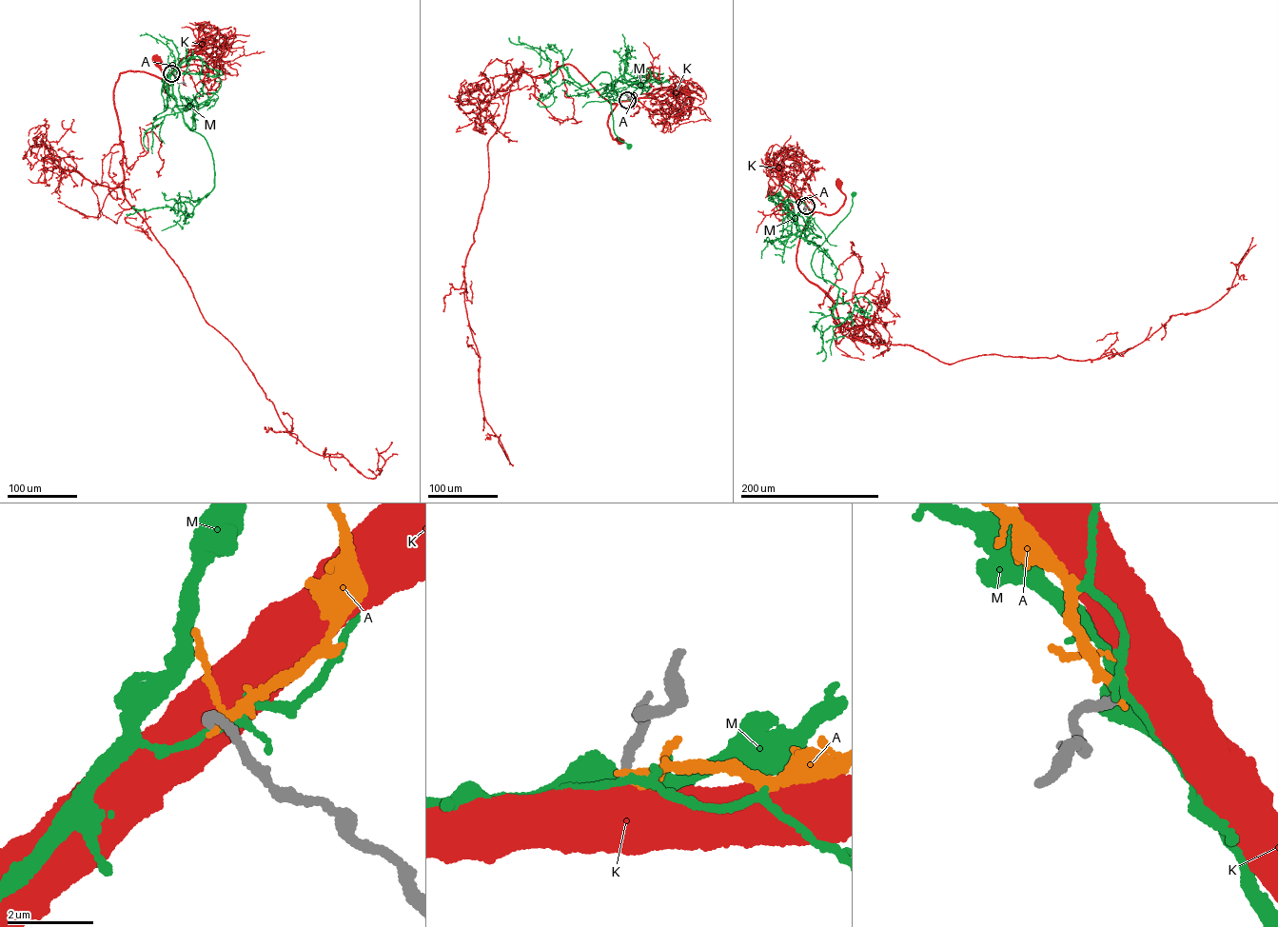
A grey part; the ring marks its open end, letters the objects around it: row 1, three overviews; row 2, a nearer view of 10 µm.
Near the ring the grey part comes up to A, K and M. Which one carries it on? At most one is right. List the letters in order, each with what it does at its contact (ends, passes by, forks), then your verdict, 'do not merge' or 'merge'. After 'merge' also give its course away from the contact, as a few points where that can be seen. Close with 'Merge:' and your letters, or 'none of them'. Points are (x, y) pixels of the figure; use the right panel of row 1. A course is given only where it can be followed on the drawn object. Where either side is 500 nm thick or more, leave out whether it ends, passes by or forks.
A: it passes by | do not merge
K: merge | via (806, 206), (814, 211), (829, 215), (836, 211), (845, 196), (837, 184)
M: it forks | do not merge
Merge: K

